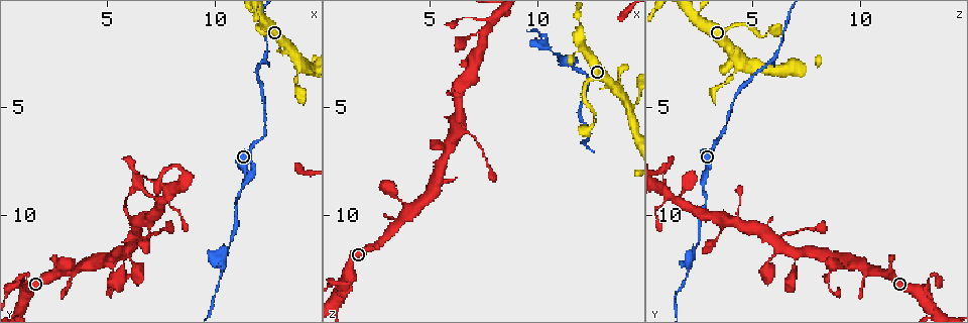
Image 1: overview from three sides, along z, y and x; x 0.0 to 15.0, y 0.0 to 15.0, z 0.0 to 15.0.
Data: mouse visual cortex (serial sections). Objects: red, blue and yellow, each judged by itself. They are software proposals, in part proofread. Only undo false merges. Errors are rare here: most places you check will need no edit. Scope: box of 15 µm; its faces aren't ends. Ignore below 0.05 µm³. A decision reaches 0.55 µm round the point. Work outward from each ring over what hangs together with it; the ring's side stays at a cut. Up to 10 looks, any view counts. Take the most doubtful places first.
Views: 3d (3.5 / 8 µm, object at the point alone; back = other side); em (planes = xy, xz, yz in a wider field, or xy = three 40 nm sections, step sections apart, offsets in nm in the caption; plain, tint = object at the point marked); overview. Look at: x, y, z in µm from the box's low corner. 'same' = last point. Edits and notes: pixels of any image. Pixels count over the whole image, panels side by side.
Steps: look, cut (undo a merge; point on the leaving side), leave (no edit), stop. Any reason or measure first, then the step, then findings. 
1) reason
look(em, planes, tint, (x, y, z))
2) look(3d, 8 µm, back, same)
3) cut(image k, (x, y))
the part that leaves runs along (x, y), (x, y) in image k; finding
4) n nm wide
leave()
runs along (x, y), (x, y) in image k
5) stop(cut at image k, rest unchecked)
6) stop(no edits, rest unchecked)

thick turns thin
look(3d, 3.5 µm, back, (10.3, 12.0, 2.2))

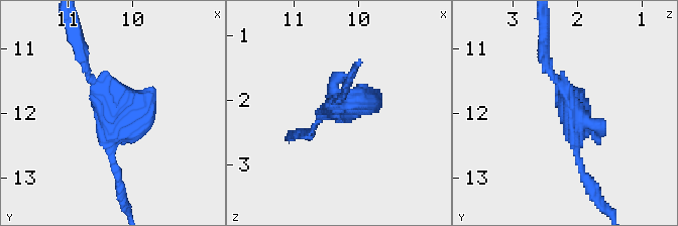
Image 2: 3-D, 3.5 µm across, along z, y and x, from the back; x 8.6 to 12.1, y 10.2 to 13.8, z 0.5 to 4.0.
leave()
runs along (545, 55), (566, 93), (584, 176) in image 2; one cell here

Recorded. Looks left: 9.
four or more arms meet
look(em, xy, step 1, tint, (6.1, 11.2, 6.1))

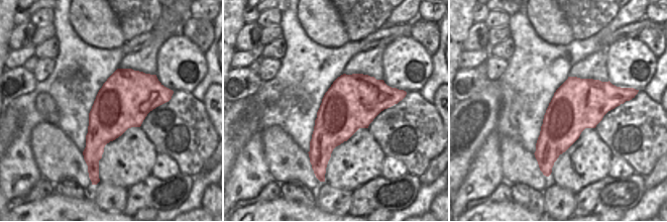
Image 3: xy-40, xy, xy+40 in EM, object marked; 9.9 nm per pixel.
see where the arms go
look(3d, 3.5 µm, back, same)

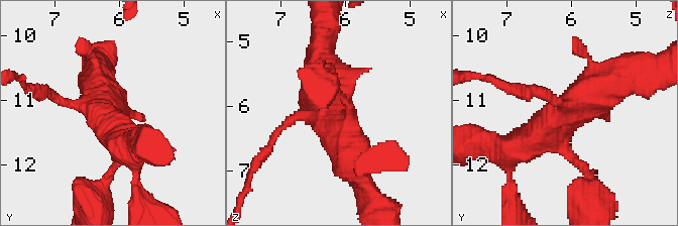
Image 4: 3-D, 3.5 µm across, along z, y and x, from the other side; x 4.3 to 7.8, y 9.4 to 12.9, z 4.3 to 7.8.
550 nm wide
leave()
runs along (518, 147), (618, 76) in image 4; all the same cell

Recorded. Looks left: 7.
sudden change in width
look(3d, 3.5 µm, (14.2, 3.2, 5.0))

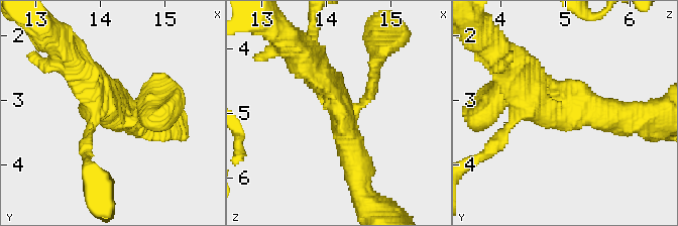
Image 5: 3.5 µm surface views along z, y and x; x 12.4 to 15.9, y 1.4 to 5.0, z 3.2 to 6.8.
shape alone is not enough
look(em, xy, step 1, tint, (14.20, 3.20, 4.90))

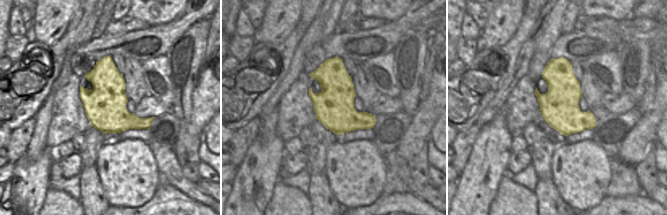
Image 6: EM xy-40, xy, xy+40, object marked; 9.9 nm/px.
400 nm wide
leave()
runs along (310, 63), (341, 106), (359, 174) in image 5; continuous, no second cell

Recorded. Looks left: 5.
sudden change in width
look(3d, 3.5 µm, back, (1.1, 12.8, 13.6))

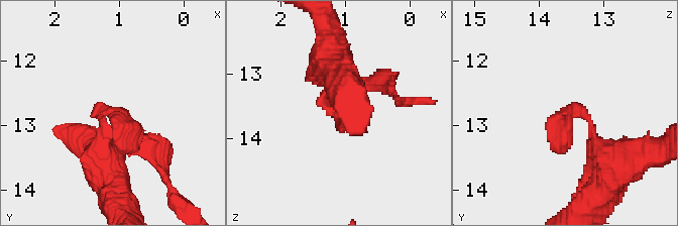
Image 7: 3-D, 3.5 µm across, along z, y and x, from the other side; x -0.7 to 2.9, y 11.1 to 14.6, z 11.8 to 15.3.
need the tissue
look(em, xy, step 2, tint, (1.15, 12.75, 13.60))

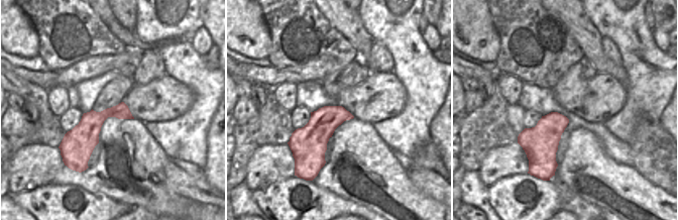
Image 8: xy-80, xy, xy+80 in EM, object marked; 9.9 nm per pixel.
leave()
runs along (327, 73), (324, 104), (364, 114) in image 7; one cell here

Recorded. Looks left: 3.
stop(no edits, rest unchecked)

